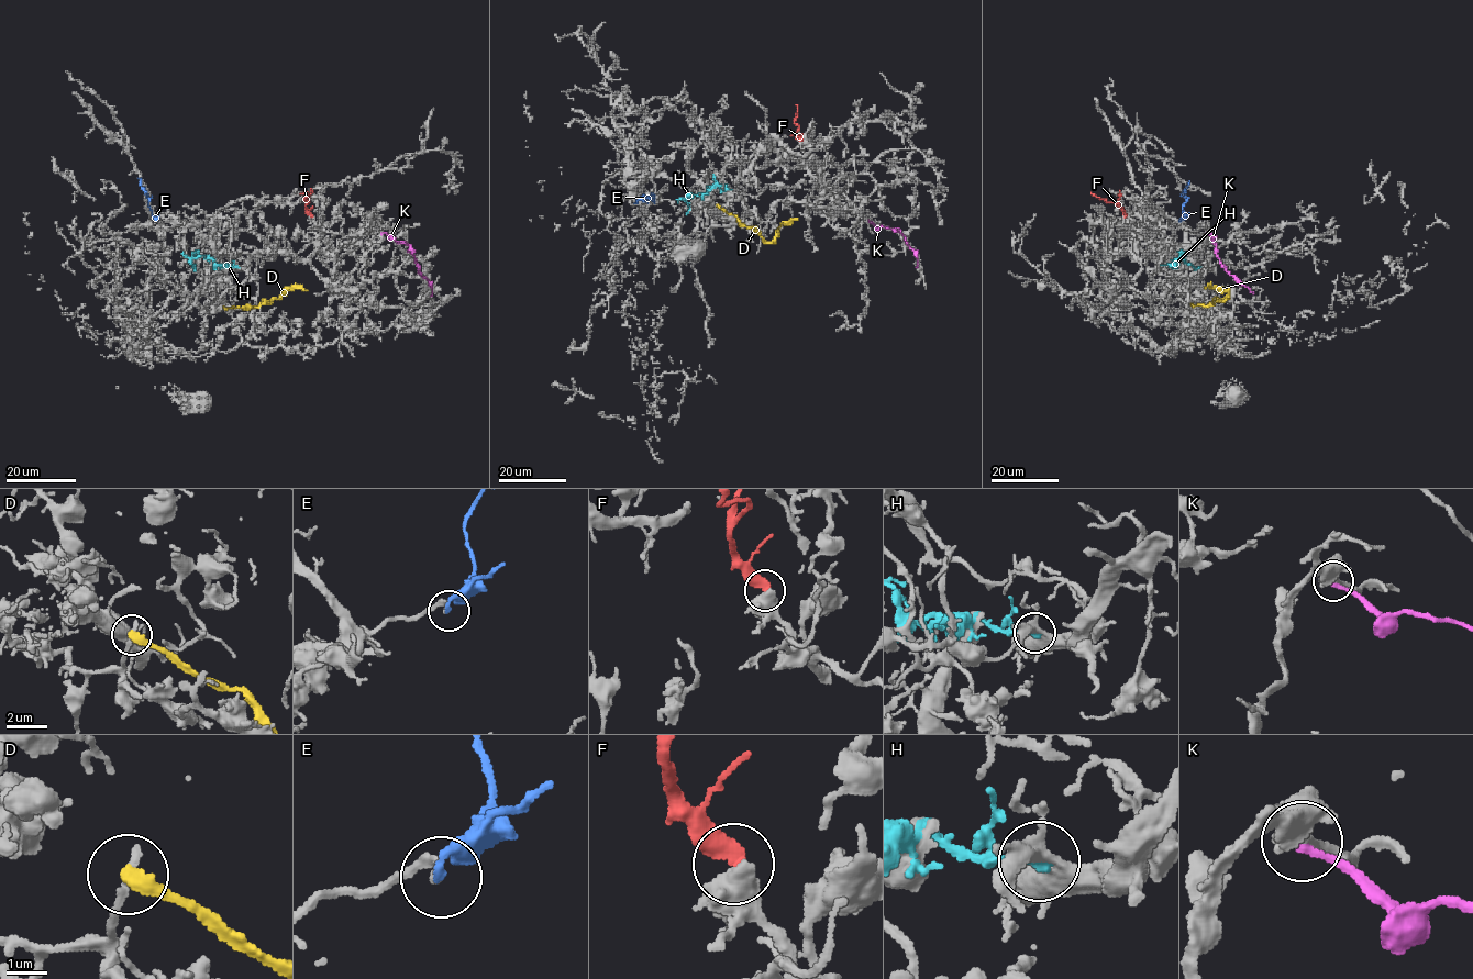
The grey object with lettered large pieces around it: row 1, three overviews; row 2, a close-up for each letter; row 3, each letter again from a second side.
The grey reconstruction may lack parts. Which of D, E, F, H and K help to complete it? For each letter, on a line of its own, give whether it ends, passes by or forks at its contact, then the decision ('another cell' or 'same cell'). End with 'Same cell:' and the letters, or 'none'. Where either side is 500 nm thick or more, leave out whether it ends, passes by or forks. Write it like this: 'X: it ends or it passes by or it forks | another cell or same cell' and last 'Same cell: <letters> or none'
D: it ends | another cell
E: it ends | same cell
F: another cell
H: it ends | another cell
K: it ends | another cell
Same cell: E

